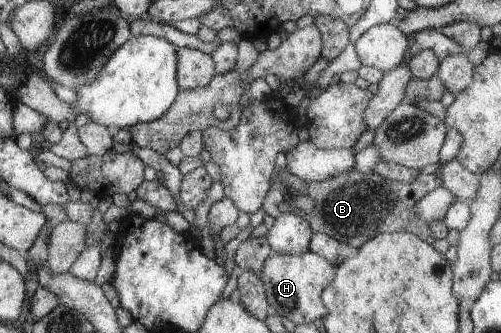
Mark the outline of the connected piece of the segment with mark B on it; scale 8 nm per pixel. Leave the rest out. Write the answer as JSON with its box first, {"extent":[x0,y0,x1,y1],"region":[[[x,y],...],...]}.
{"extent":[265,169,442,248],"region":[[[354,169],[338,173],[327,181],[304,182],[286,170],[278,173],[277,180],[266,197],[265,212],[276,220],[278,215],[290,211],[290,193],[299,193],[314,201],[314,209],[310,215],[306,215],[310,217],[309,225],[314,225],[314,231],[328,235],[340,244],[360,248],[366,241],[385,232],[407,232],[426,240],[431,235],[429,224],[414,213],[414,207],[422,197],[442,187],[441,175],[424,173],[423,170],[419,171],[416,181],[411,183],[396,182],[385,179],[380,174],[361,173]]]}

